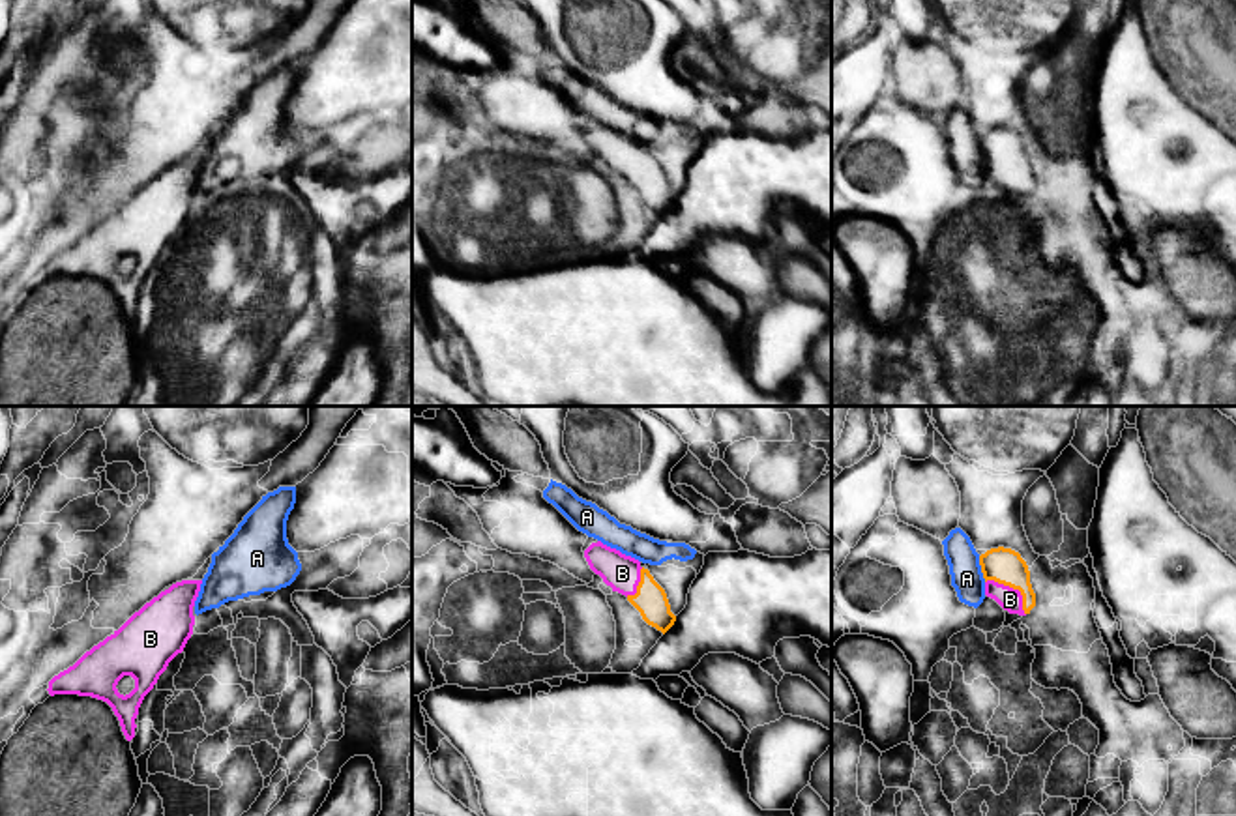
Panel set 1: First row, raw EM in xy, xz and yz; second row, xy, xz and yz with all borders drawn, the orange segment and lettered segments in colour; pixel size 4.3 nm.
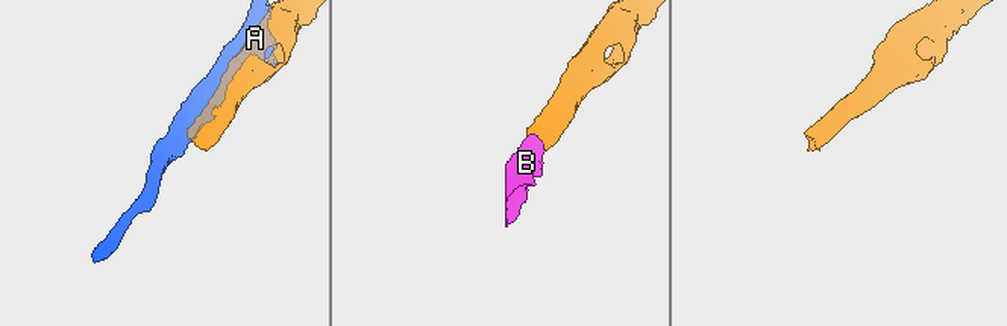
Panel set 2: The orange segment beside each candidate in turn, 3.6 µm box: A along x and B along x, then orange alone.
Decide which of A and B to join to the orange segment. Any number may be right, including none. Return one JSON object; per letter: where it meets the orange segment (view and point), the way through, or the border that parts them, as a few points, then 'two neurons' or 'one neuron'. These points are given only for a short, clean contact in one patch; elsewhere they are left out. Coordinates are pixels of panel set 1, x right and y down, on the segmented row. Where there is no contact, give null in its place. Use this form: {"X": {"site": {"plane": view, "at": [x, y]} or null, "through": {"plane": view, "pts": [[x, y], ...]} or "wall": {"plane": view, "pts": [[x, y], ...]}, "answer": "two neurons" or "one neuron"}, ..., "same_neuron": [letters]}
{"A": {"site": {"plane": "yz", "at": [982, 569]}, "answer": "two neurons"}, "B": {"site": {"plane": "yz", "at": [1014, 588]}, "through": {"plane": "yz", "pts": [[1004, 566], [1006, 581], [1014, 588], [1010, 599]]}, "answer": "one neuron"}, "same_neuron": ["B"]}

